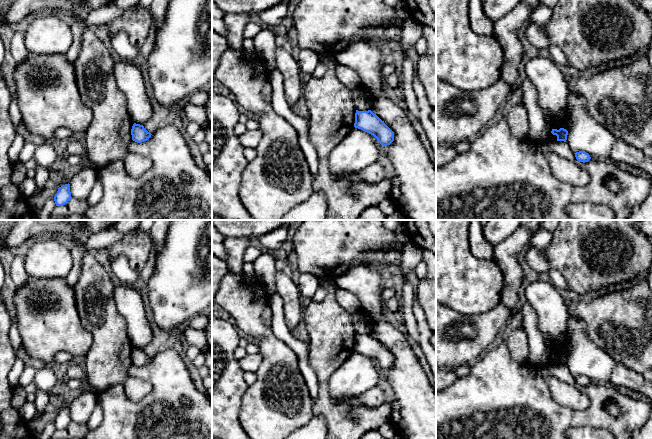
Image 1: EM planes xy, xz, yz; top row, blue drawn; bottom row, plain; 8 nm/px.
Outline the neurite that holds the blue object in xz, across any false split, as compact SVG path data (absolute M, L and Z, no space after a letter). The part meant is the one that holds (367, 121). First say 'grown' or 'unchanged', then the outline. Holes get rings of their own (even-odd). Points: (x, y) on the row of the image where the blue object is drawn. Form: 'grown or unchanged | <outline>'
unchanged | M356 110L354 127L373 135L382 146L394 141L394 132L371 110Z

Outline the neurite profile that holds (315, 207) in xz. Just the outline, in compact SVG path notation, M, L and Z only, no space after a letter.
M314 191L305 202L294 206L281 220L324 220L326 213L324 195Z

